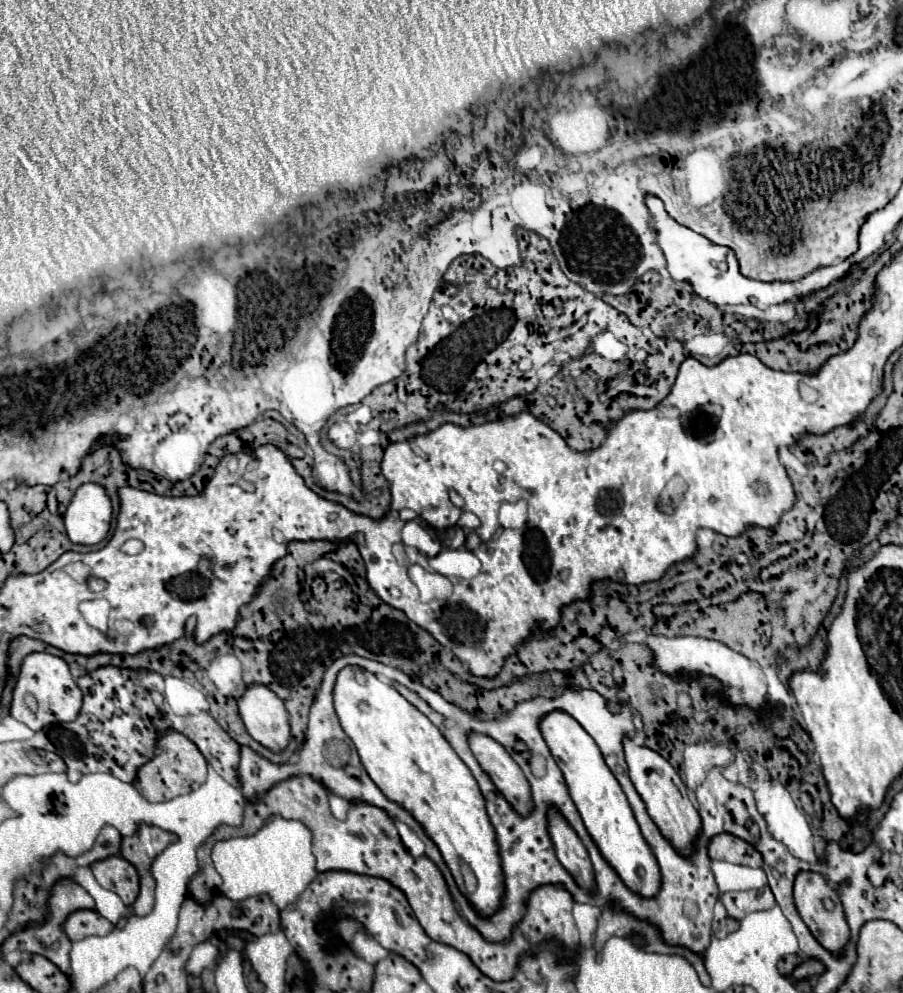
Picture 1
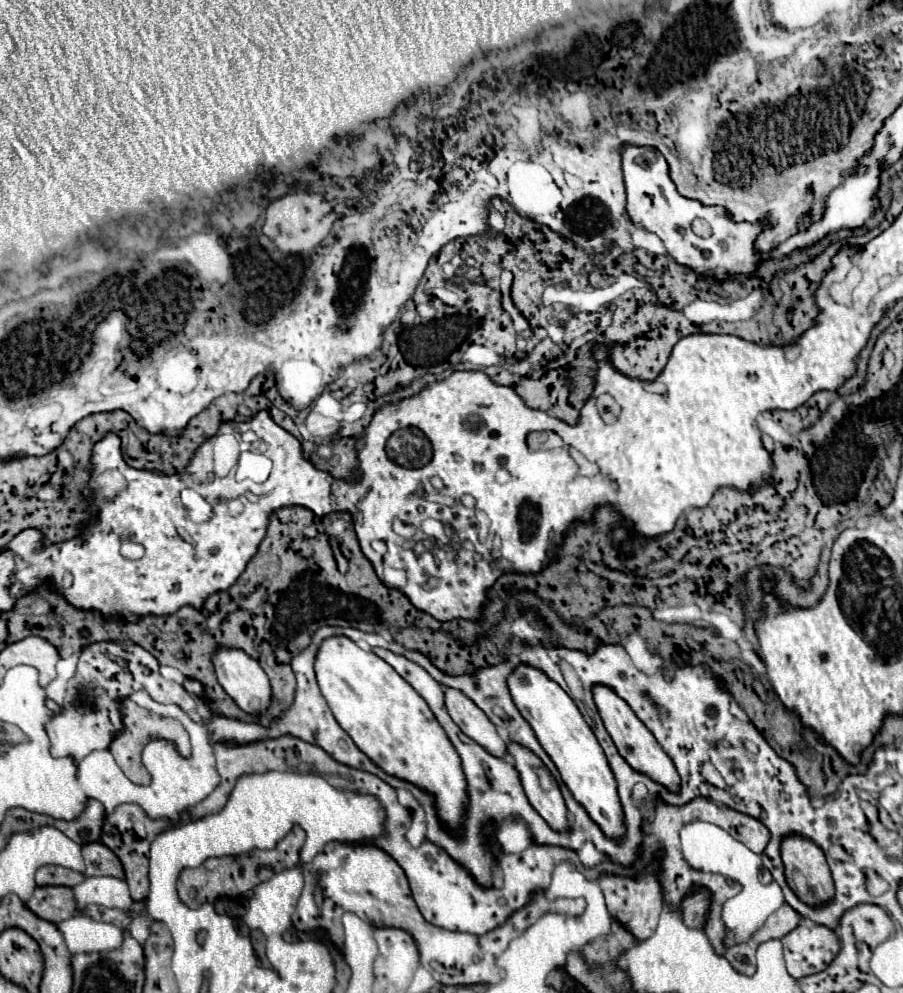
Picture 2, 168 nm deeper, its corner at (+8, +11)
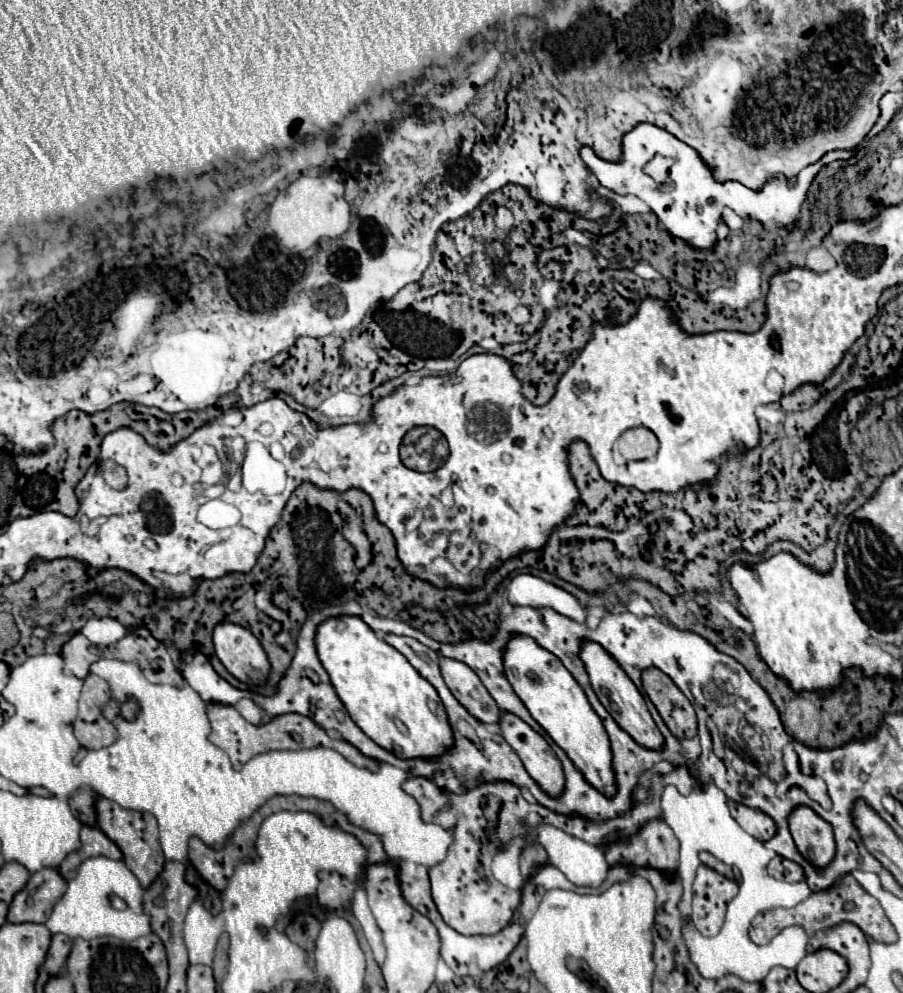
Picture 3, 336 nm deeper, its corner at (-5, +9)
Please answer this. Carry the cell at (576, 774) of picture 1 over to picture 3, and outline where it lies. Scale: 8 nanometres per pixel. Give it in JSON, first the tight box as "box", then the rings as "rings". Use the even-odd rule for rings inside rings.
{"box":[503,636,617,796],"rings":[[[513,636],[507,644],[503,660],[507,680],[511,682],[513,690],[527,706],[531,716],[539,722],[539,726],[553,738],[553,742],[559,748],[565,750],[569,760],[579,768],[585,780],[593,784],[593,788],[597,788],[597,792],[601,792],[603,796],[615,796],[617,780],[613,772],[613,754],[609,746],[609,736],[603,728],[601,718],[591,708],[585,692],[561,664],[561,660],[527,636]],[[527,672],[533,672],[539,678],[539,684],[529,682]]]}

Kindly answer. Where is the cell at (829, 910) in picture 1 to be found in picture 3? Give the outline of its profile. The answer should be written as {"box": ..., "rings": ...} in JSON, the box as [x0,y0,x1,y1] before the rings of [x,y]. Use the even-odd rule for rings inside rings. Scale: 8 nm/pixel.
{"box":[789,806,835,868],"rings":[[[799,806],[789,816],[789,830],[797,850],[815,868],[827,868],[835,856],[835,840],[831,826],[811,808]]]}

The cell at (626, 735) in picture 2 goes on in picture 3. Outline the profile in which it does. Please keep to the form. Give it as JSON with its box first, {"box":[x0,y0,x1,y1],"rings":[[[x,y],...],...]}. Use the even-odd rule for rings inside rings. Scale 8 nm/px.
{"box":[581,642,665,750],"rings":[[[585,642],[581,646],[581,660],[585,662],[587,674],[591,678],[591,686],[595,690],[599,702],[613,716],[613,720],[619,724],[619,728],[625,730],[643,748],[661,750],[661,744],[665,744],[665,738],[661,736],[661,732],[657,732],[657,726],[655,726],[655,722],[647,710],[643,696],[639,694],[639,690],[635,688],[631,678],[621,670],[621,666],[599,644],[593,644],[593,642]]]}

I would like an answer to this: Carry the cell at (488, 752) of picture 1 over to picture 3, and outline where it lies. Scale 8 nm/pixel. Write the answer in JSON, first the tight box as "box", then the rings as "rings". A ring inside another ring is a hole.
{"box":[441,658,499,724],"rings":[[[441,658],[441,674],[451,694],[473,718],[477,718],[483,724],[499,724],[499,706],[469,666],[451,658]]]}

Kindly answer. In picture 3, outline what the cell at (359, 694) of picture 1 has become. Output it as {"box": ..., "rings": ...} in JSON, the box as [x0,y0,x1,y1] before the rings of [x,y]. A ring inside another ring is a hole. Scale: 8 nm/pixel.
{"box":[317,616,453,760],"rings":[[[341,616],[325,620],[317,630],[317,654],[327,674],[331,676],[331,684],[347,708],[351,720],[381,748],[393,752],[397,758],[417,758],[435,760],[441,752],[453,748],[453,730],[449,718],[445,716],[445,708],[441,704],[435,688],[419,676],[419,672],[389,644],[377,638],[377,634],[357,616]],[[397,724],[405,724],[407,734],[401,734]]]}

